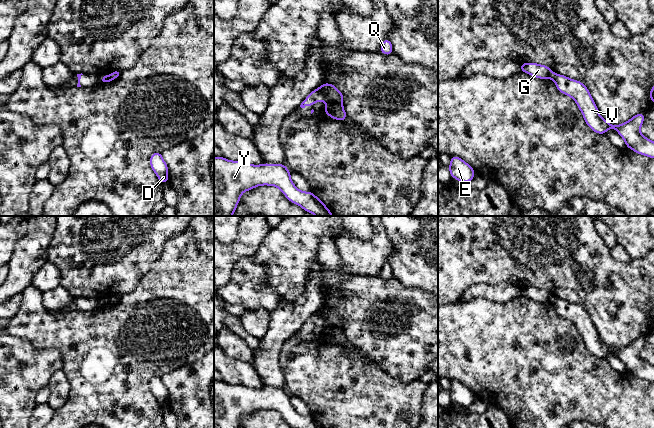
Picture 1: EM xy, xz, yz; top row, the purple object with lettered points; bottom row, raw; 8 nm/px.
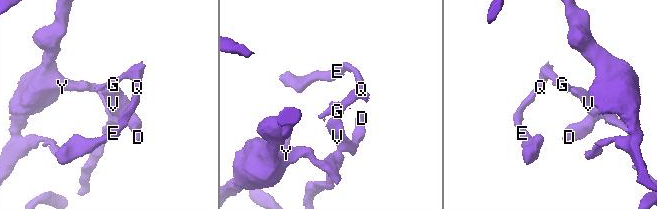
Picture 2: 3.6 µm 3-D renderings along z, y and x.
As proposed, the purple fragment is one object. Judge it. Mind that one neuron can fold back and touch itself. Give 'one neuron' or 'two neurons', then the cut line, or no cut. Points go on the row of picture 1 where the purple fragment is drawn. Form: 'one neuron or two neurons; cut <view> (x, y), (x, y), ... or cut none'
two neurons; cut xz (329, 104), (342, 108)

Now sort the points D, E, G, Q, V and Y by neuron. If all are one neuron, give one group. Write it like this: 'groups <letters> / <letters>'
groups D V Y / E G Q

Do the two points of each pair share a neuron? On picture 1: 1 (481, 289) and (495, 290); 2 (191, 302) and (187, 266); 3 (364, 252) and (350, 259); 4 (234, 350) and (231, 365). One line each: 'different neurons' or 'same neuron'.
1: same neuron
2: same neuron
3: same neuron
4: different neurons

